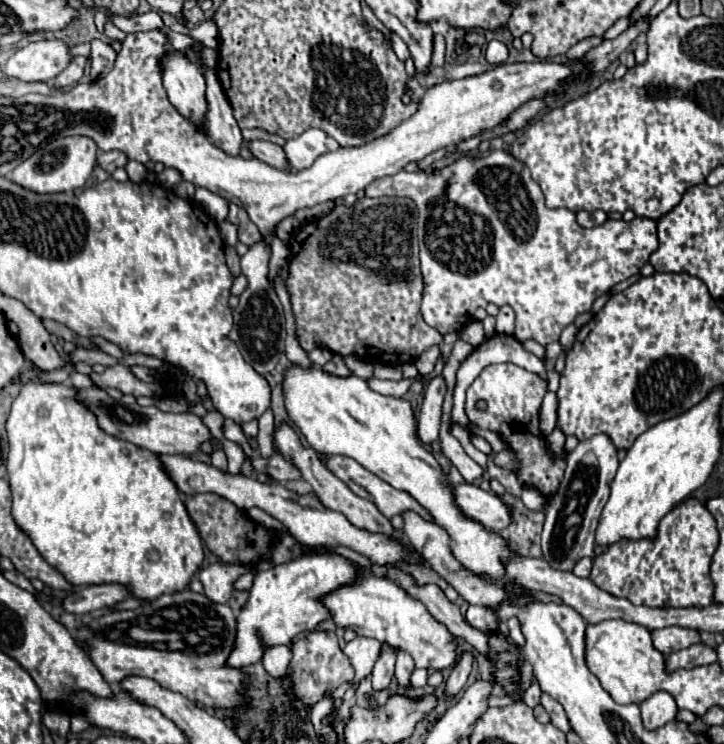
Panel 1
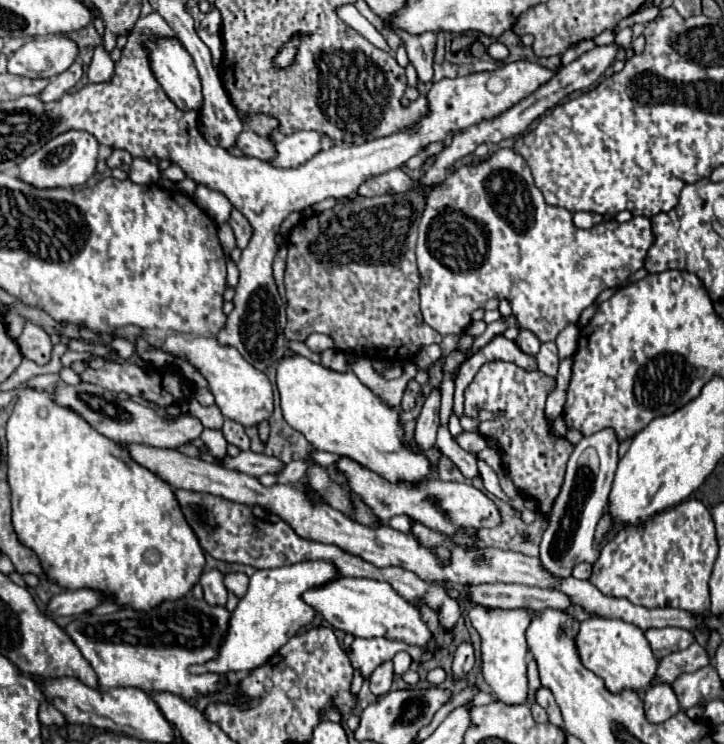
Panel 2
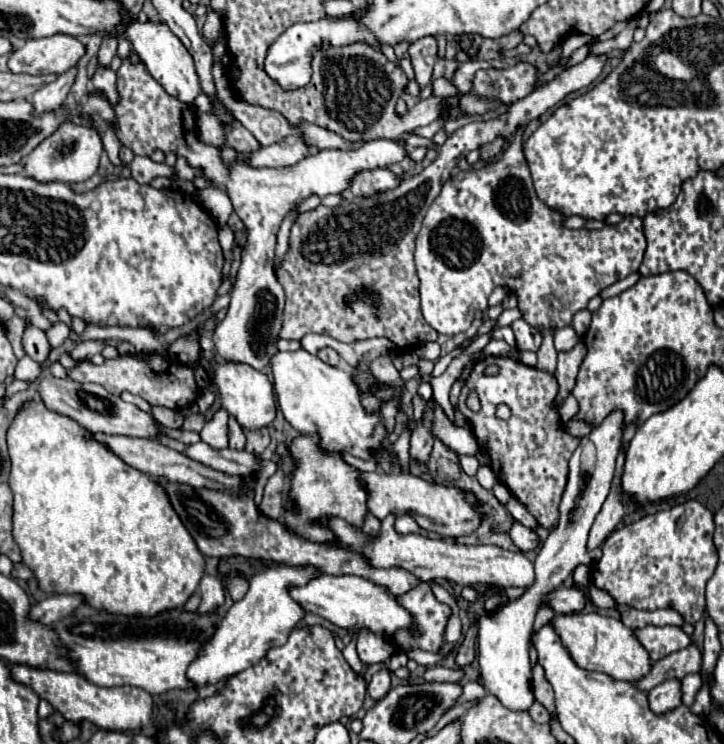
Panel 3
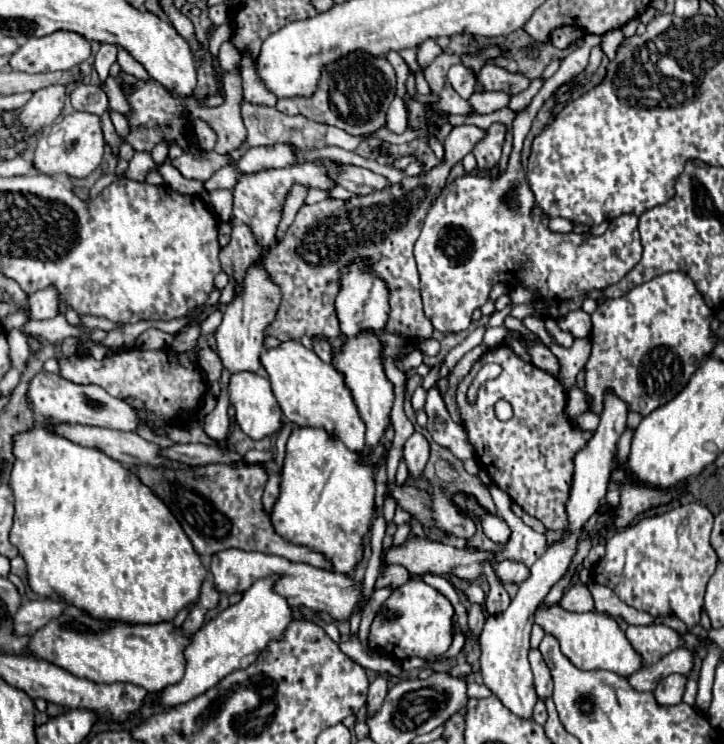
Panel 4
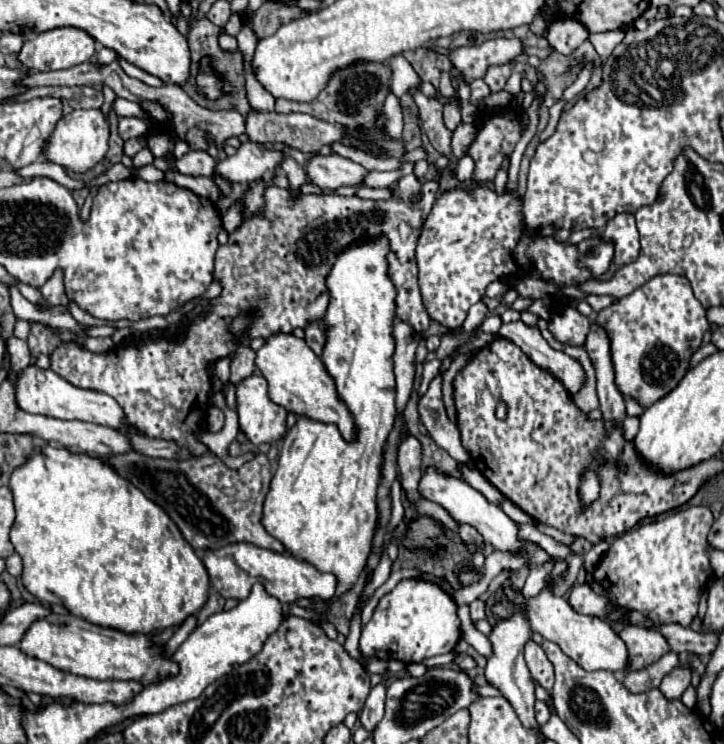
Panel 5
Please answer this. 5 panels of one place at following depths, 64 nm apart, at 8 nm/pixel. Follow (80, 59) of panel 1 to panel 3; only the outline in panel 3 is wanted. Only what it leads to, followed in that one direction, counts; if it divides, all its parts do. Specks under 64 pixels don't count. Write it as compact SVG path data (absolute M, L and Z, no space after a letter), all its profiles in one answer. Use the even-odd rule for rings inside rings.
M76 68L60 74L54 82L50 82L50 84L42 86L38 92L34 92L32 94L34 114L50 114L50 112L58 110L64 104L74 78L76 78Z

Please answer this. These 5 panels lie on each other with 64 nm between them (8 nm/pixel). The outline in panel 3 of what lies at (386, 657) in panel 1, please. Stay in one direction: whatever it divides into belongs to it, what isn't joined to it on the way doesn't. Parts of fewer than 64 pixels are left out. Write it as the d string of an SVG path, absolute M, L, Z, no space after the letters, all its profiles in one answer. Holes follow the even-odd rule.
M382 668L380 672L376 672L368 684L368 694L372 700L382 700L390 690L390 670Z

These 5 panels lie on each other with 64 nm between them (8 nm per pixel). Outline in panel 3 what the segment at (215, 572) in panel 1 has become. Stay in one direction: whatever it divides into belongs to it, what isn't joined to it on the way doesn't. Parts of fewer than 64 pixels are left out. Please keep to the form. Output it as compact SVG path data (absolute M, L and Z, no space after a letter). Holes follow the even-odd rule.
M204 576L200 580L200 596L202 602L196 610L196 614L208 614L214 612L222 602L224 602L224 588L218 576Z

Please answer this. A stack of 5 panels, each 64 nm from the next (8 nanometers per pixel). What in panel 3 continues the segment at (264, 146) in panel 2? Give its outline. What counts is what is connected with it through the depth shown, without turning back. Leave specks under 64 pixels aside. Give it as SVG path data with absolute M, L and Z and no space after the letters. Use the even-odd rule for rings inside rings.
M232 120L232 126L230 126L230 130L226 132L226 142L224 142L224 146L234 148L234 150L240 150L240 152L244 152L244 154L260 148L258 142L256 142L256 138L254 138L238 120Z

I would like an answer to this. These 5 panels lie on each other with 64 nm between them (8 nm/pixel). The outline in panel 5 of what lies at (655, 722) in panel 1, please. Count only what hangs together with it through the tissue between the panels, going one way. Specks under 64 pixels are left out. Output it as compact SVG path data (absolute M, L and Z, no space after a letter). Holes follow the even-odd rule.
M678 666L674 668L660 684L660 690L664 692L666 698L674 700L680 698L682 692L690 686L690 678L692 678L692 670L688 666Z

